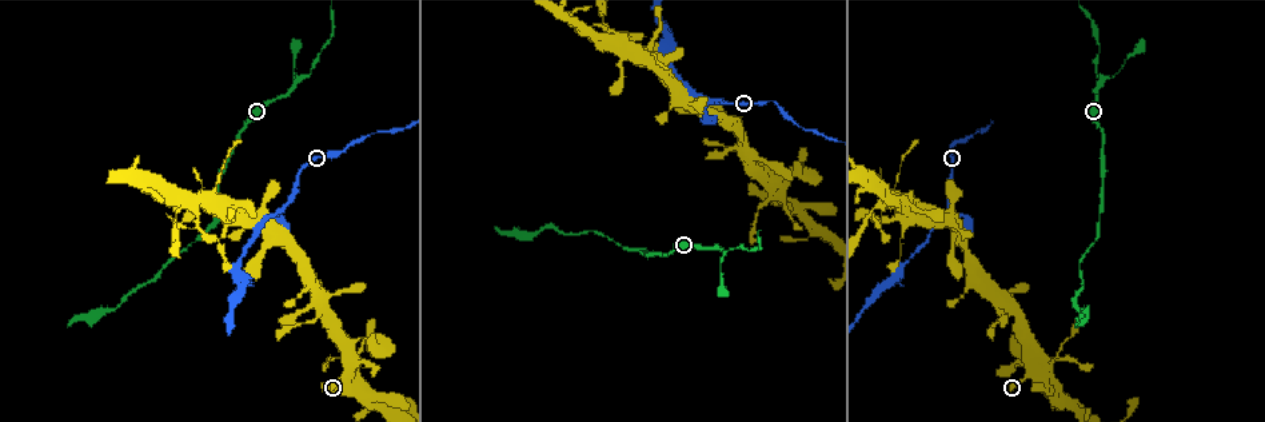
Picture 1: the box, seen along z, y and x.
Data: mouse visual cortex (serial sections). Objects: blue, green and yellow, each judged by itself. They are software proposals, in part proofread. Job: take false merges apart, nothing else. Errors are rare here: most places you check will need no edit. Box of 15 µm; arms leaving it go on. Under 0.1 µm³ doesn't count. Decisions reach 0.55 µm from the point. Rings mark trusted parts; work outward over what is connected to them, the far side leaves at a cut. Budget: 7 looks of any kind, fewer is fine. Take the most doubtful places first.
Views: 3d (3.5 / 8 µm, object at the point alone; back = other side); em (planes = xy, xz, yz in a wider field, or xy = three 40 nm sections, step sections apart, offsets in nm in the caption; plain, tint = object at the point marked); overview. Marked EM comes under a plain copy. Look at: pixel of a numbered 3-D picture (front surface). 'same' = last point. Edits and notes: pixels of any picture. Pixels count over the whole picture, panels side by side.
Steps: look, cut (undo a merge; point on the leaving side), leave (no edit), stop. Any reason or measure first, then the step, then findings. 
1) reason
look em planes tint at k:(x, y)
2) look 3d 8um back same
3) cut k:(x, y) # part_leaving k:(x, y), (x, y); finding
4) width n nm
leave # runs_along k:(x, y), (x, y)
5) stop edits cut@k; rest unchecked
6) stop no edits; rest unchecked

look 3d 3.5um at 1:(282, 213)

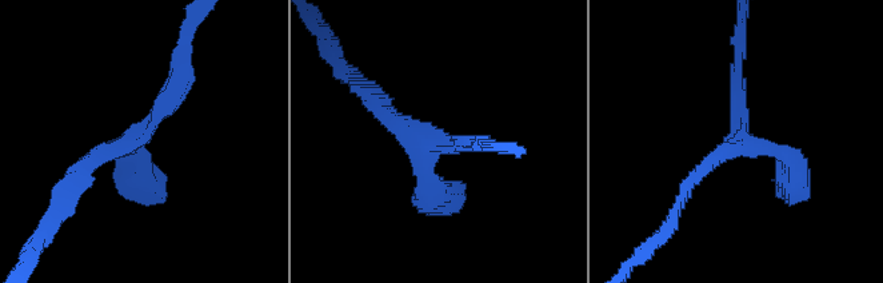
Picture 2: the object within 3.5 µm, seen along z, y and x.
look em xy step 2 tint at 2:(130, 136)

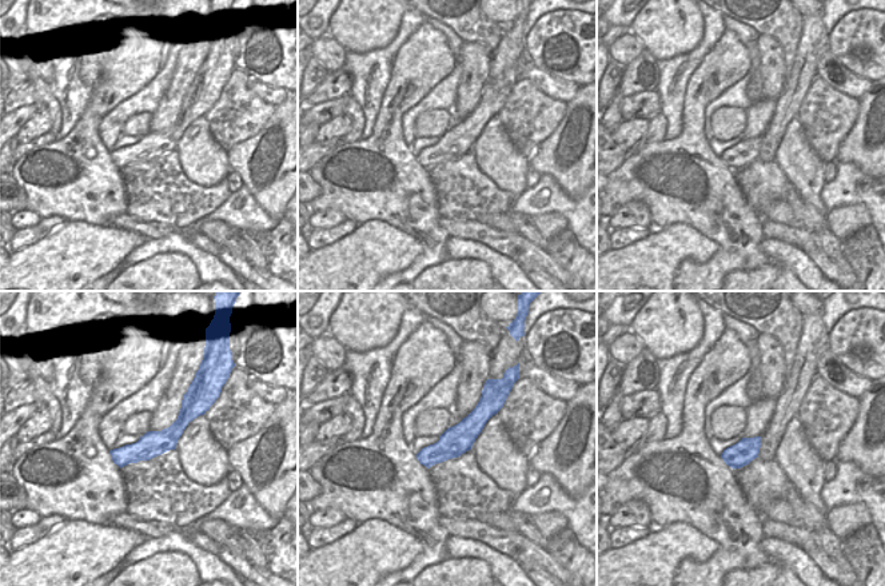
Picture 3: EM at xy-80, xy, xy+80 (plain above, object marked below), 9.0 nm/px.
leave # runs_along 3:(186, 398), (163, 441), (116, 459); all the same cell

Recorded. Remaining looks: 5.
abrupt turn
look 3d 3.5um at 1:(720, 249)

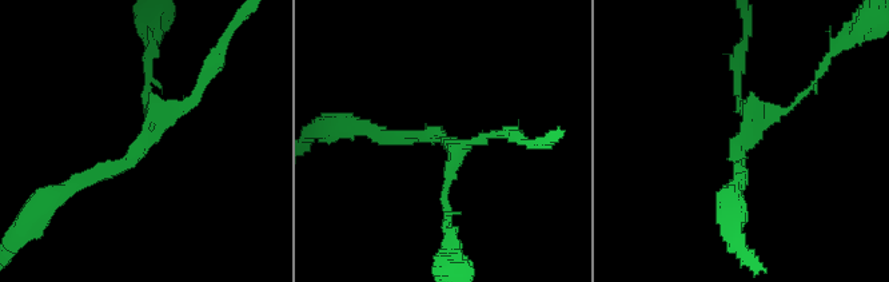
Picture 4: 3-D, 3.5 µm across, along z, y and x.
need the tissue
look em planes tint at 4:(138, 145)

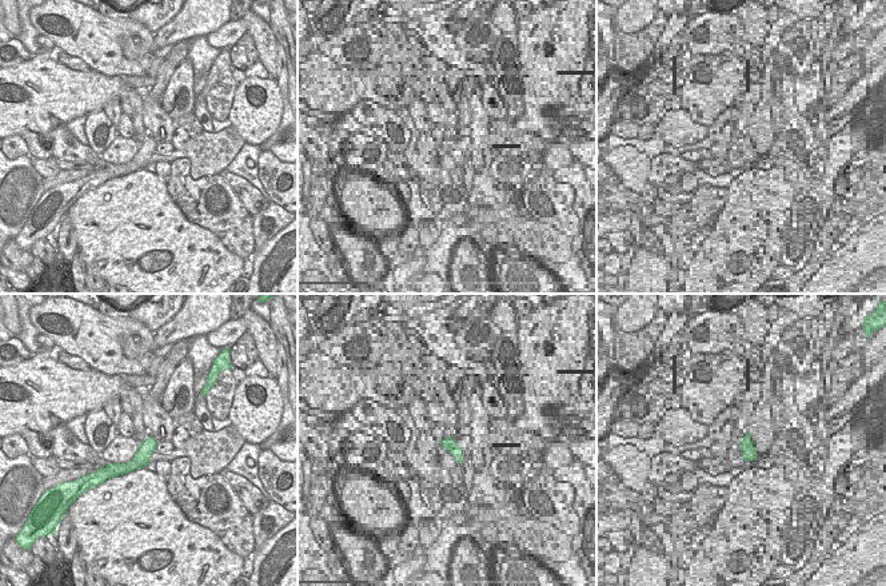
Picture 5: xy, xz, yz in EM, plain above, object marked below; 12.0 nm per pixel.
leave # runs_along 4:(63, 191), (116, 170), (152, 134), (144, 96); continuous, no second cell

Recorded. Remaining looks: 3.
look 3d 3.5um at 1:(181, 201)

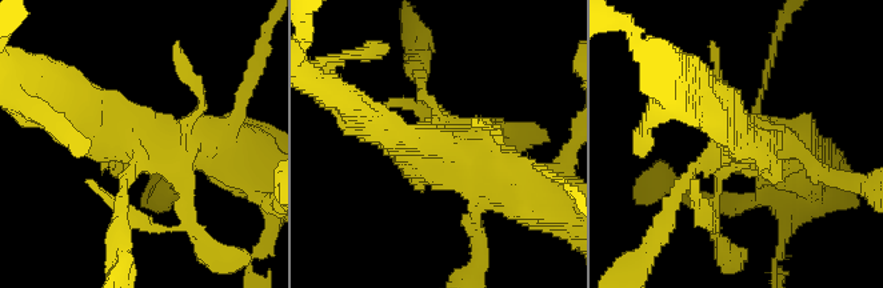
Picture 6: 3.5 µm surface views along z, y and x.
leave # all the same cell

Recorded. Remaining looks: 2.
stop no edits; rest unchecked

